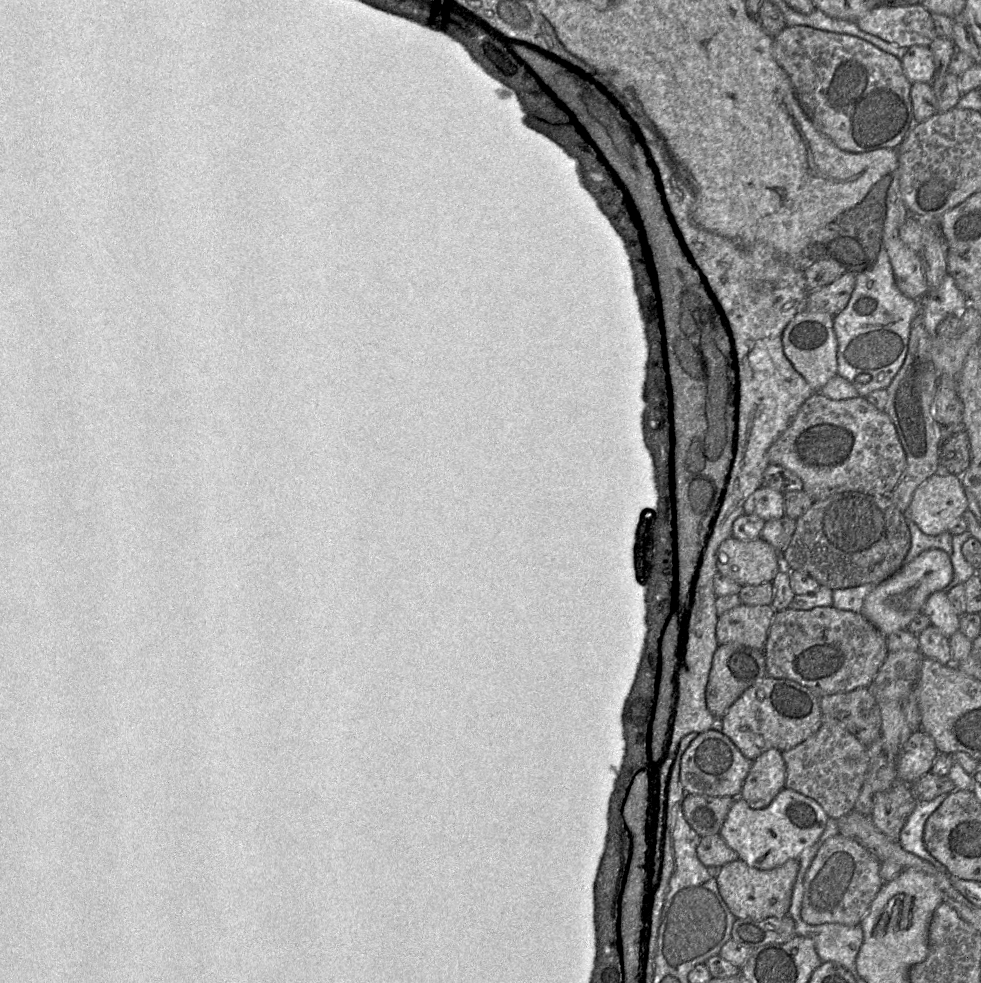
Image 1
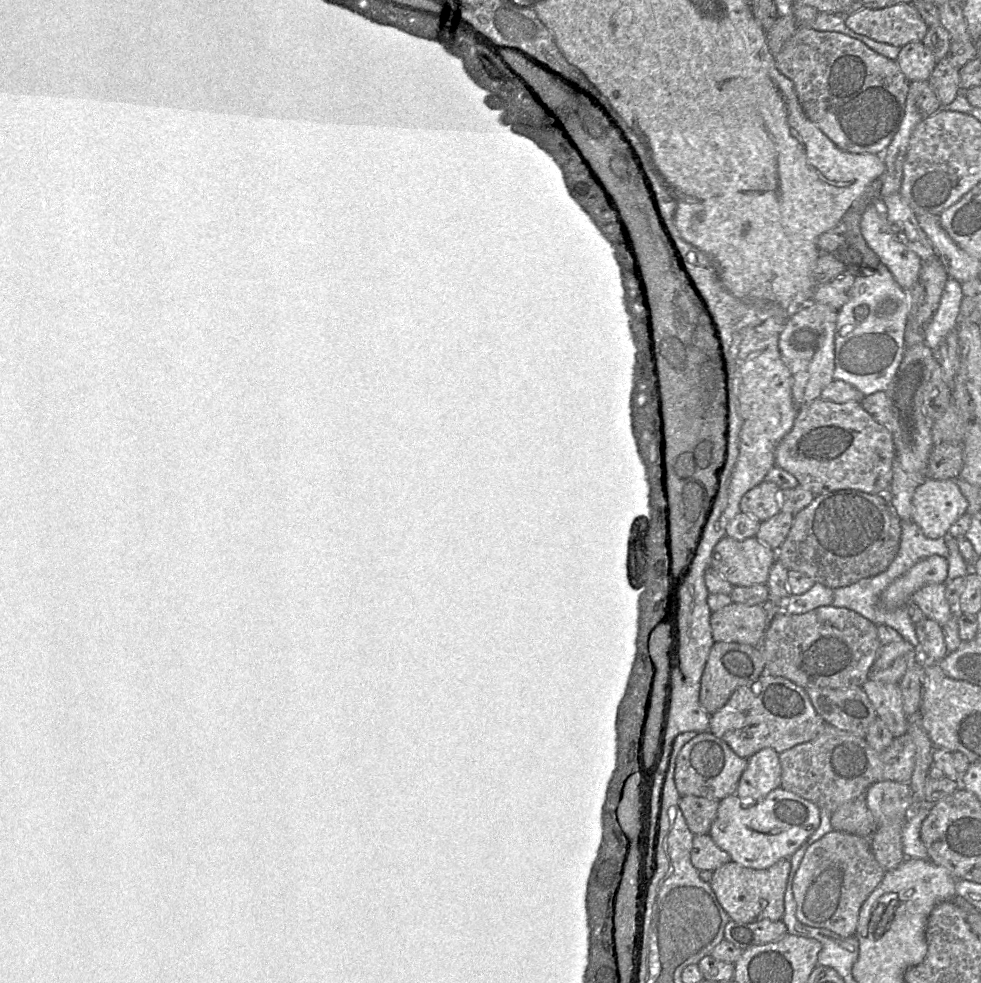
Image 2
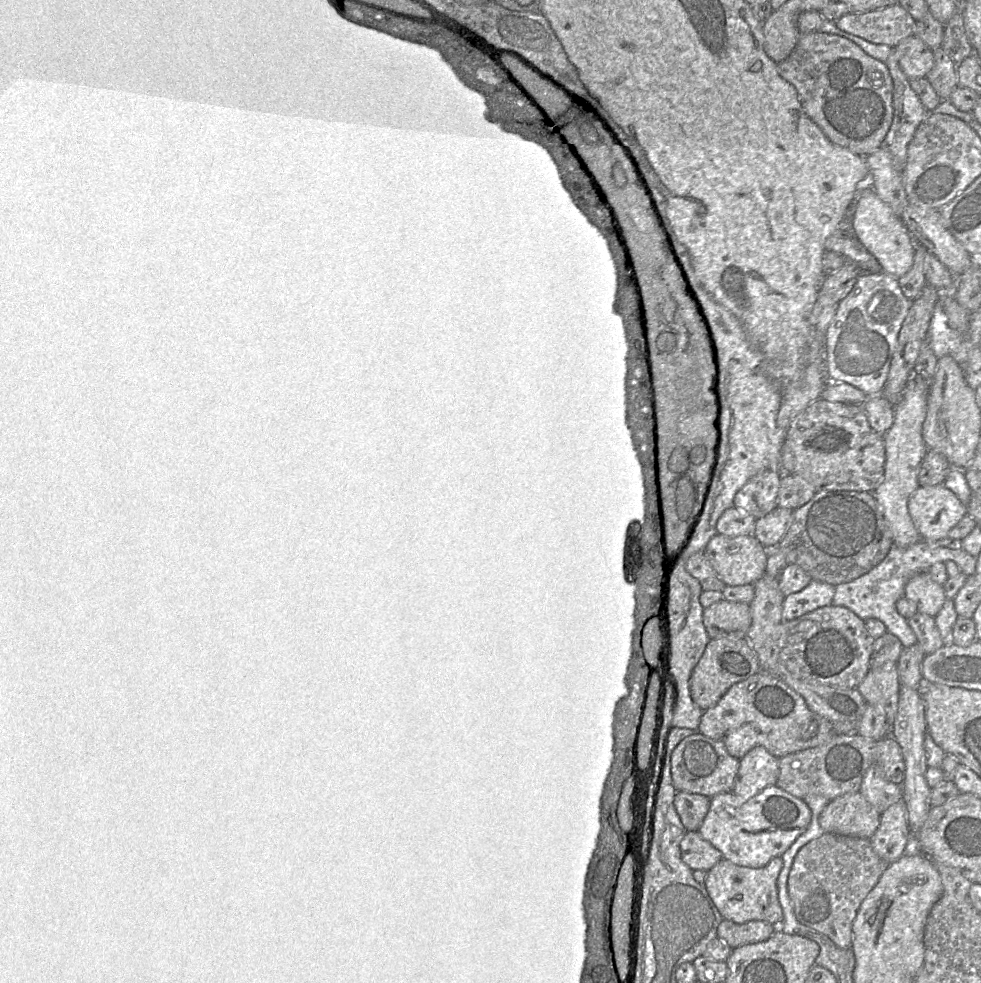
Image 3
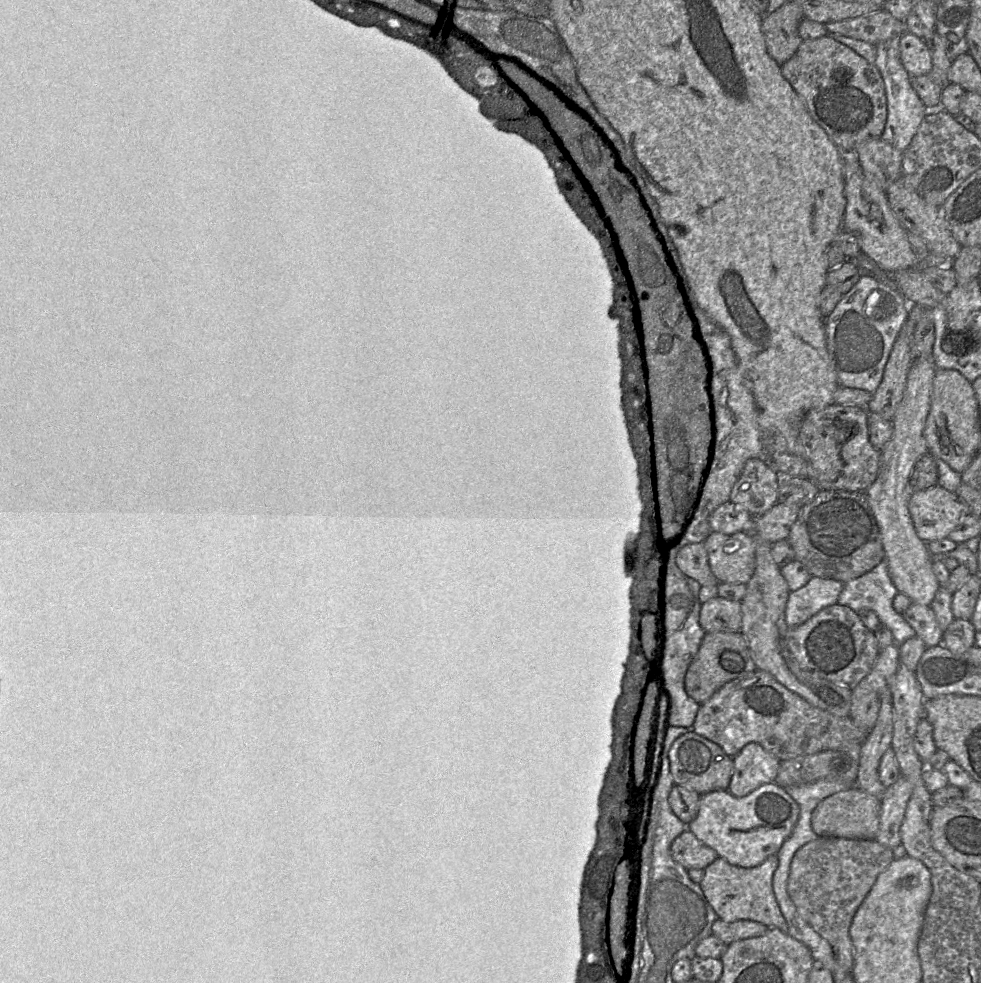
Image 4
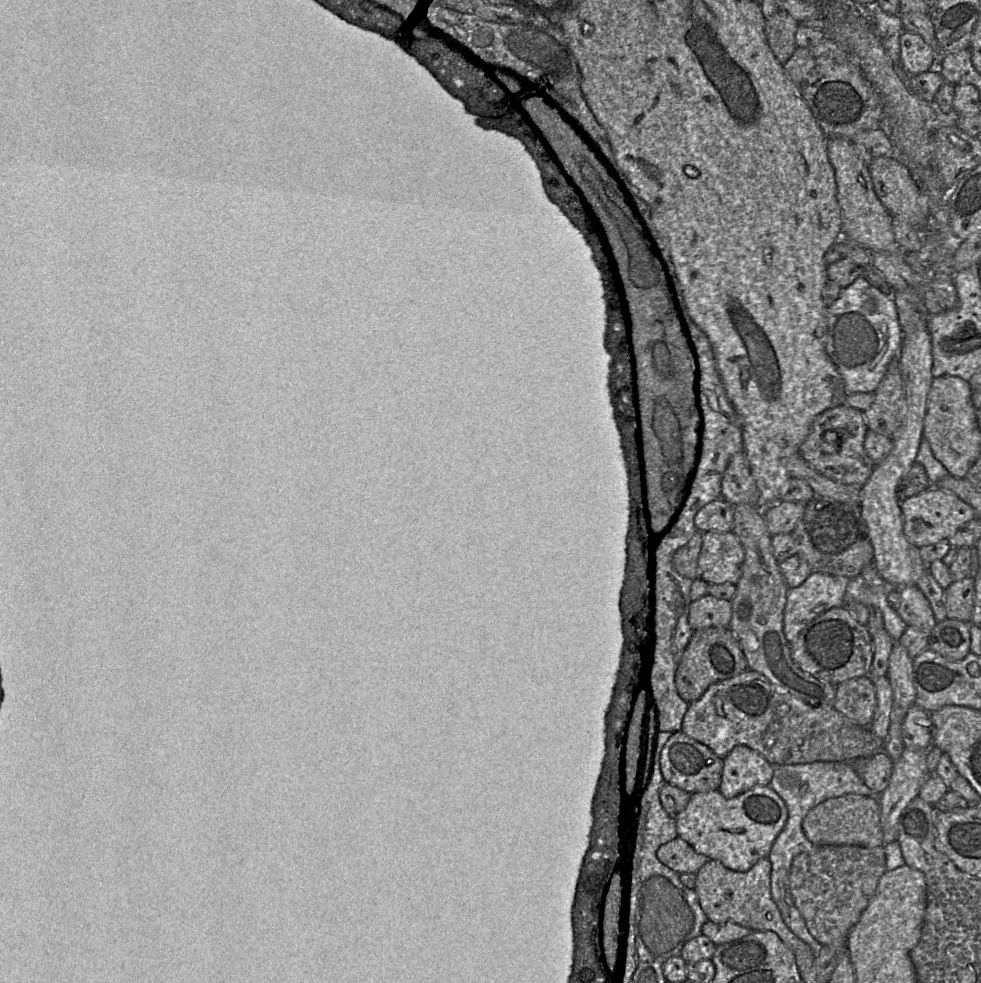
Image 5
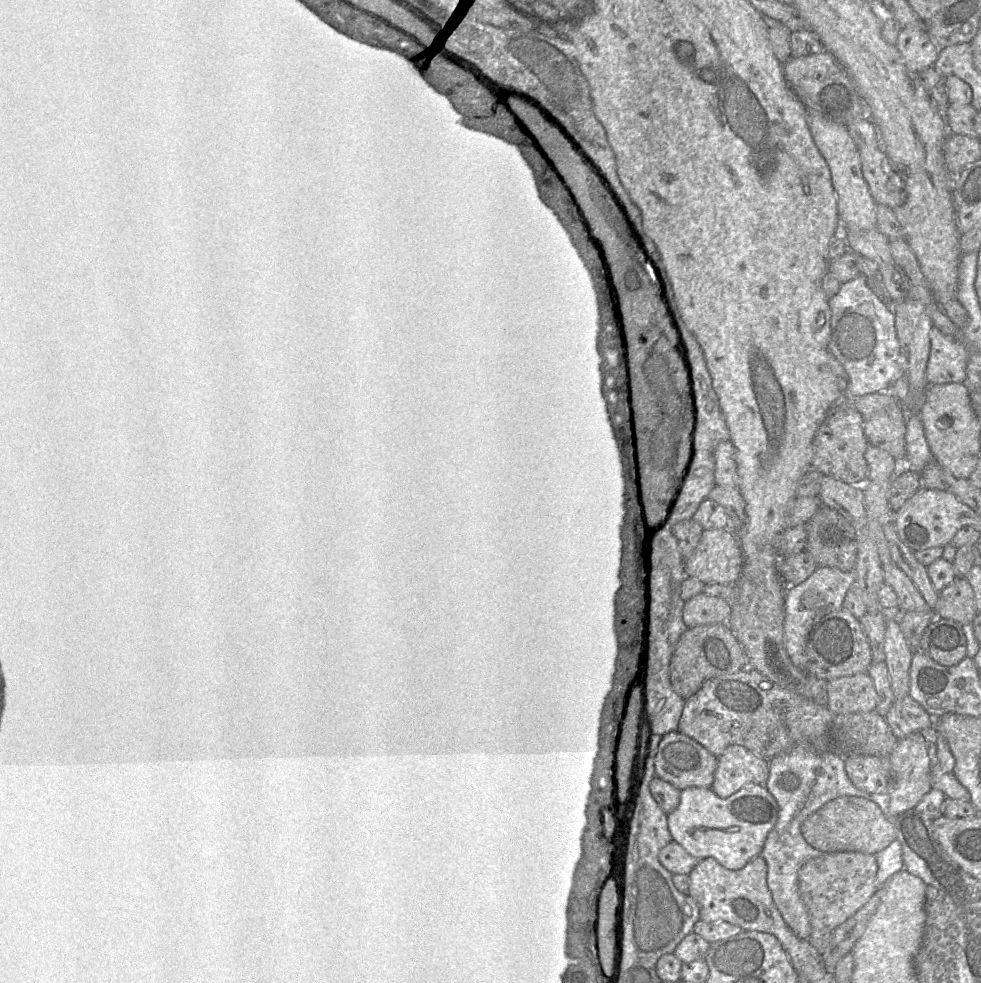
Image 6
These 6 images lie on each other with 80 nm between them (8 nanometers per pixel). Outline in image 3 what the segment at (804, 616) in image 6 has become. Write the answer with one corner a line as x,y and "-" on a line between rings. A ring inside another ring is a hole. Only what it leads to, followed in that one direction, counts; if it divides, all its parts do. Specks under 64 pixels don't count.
812,580
804,589
785,596
783,620
791,621
833,603
835,586

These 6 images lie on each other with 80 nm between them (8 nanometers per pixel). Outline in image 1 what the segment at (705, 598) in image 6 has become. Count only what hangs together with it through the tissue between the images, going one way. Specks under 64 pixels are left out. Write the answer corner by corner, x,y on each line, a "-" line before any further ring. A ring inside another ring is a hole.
740,605
718,617
716,639
719,645
739,644
763,650
776,610
772,605

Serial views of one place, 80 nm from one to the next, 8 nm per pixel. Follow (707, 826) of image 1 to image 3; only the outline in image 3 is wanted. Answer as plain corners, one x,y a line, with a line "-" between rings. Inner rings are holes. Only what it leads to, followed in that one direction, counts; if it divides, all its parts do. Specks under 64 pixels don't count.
676,792
674,807
687,832
697,832
710,807
710,798
688,792

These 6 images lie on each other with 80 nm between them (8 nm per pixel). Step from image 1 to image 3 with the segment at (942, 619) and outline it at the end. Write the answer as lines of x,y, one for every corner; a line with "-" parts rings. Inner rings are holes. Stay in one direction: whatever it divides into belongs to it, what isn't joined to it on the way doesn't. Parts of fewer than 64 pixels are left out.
928,572
913,575
905,585
904,596
916,604
918,612
934,618
946,600
943,585
932,580

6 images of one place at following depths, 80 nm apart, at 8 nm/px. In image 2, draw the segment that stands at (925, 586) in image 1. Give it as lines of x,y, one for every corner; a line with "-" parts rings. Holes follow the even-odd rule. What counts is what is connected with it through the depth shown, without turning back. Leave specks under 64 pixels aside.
939,555
927,557
905,574
894,580
881,594
880,603
885,610
904,607
911,596
928,584
945,584
948,561

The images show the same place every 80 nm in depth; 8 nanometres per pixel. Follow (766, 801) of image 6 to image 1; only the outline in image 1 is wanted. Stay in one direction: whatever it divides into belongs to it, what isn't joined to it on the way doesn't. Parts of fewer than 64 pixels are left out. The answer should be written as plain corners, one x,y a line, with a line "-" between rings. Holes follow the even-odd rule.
784,788
762,809
750,807
741,797
735,798
719,835
737,853
738,859
759,870
770,870
790,859
798,859
802,851
819,840
828,819
815,800

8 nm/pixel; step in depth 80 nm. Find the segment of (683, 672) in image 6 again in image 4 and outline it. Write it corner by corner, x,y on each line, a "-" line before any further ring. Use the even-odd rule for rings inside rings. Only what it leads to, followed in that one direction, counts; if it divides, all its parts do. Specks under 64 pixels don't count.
708,632
705,634
698,652
686,672
685,691
694,702
701,705
726,683
745,677
756,670
748,641
741,632

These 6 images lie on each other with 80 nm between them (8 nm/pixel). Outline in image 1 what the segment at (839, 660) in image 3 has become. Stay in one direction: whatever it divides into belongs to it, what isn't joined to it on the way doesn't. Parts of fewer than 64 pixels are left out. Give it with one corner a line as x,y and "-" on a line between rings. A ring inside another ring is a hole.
833,606
779,610
763,649
767,676
795,681
818,696
869,687
889,653
886,637
861,613

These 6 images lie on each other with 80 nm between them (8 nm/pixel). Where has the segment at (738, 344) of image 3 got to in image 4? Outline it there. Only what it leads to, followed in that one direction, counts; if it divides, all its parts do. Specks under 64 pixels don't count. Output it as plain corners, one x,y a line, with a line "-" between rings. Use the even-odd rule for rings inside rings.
692,303
703,344
711,363
710,397
714,417
715,443
709,469
703,484
702,498
690,528
682,541
687,544
704,542
711,534
710,517
722,504
730,501
732,488
749,459
764,459
764,446
758,425
754,396
731,344
729,335
696,303

